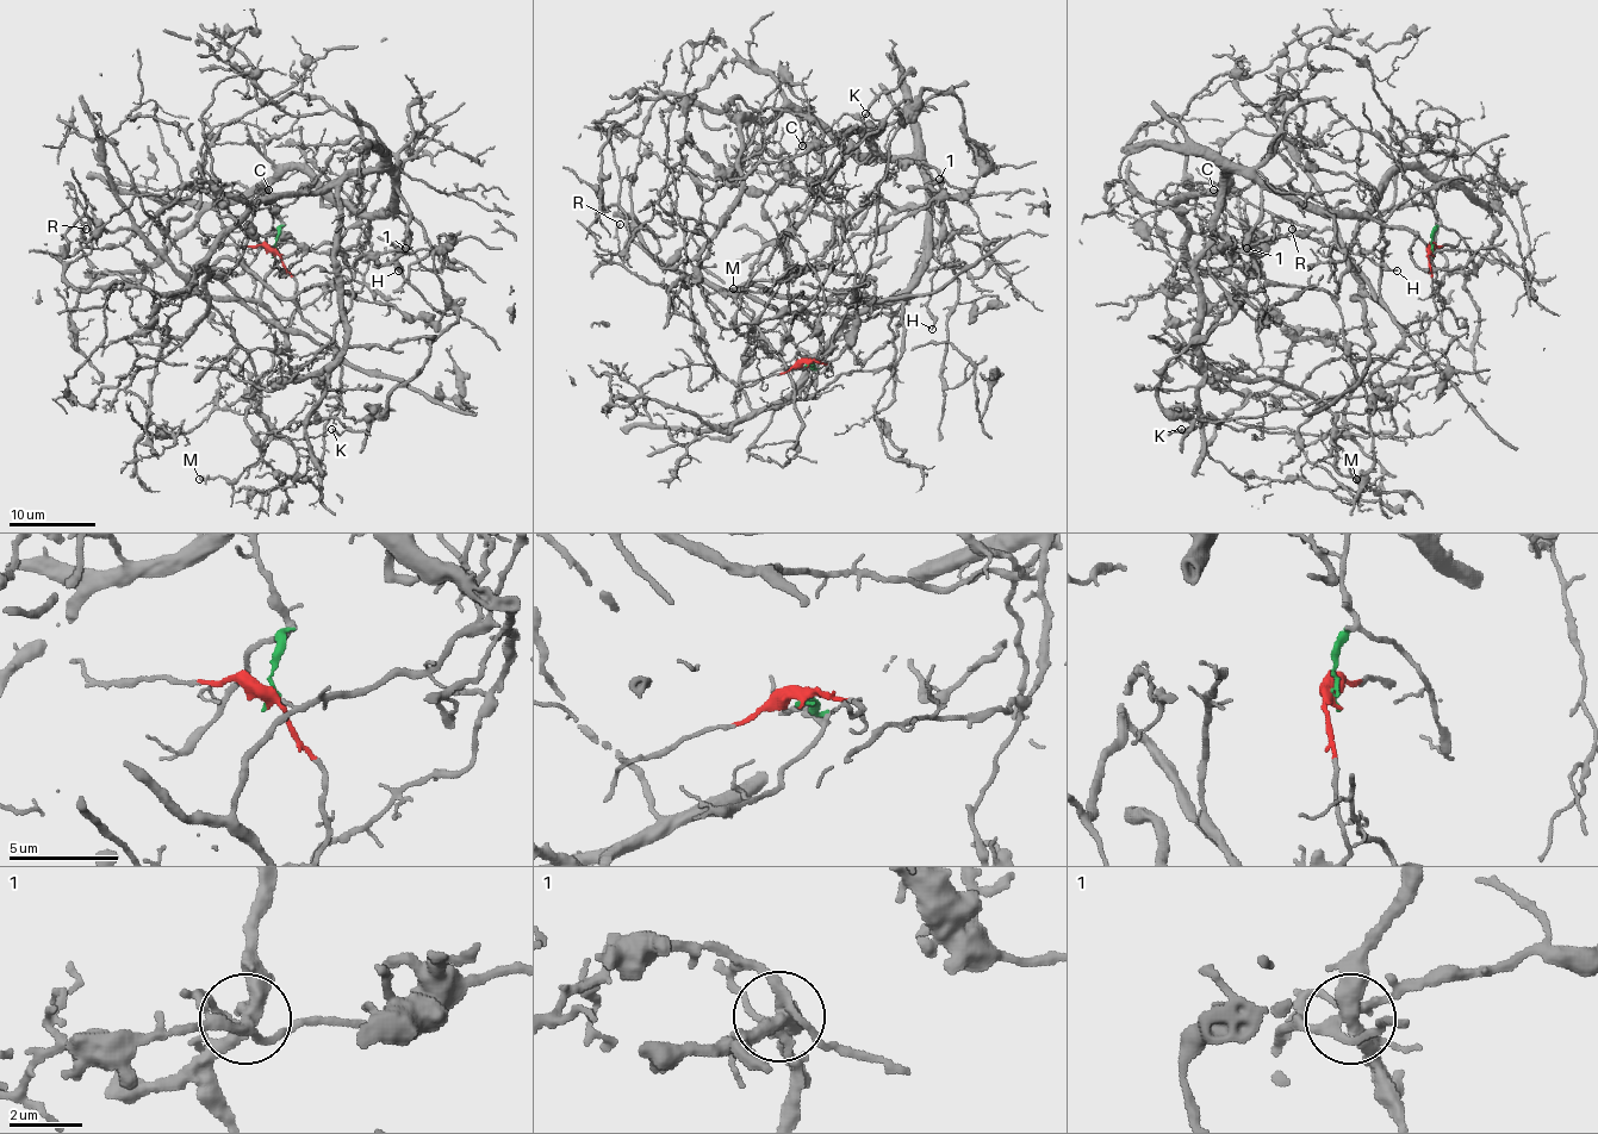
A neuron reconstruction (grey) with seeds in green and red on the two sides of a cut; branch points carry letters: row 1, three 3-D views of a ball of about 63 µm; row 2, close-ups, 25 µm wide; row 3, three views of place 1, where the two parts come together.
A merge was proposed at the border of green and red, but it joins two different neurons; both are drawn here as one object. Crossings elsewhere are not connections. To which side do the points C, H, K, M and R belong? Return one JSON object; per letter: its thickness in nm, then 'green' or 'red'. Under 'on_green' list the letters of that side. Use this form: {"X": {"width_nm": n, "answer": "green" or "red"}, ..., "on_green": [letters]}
{"C": {"width_nm": 110, "answer": "green"}, "H": {"width_nm": 190, "answer": "red"}, "K": {"width_nm": 180, "answer": "red"}, "M": {"width_nm": 300, "answer": "green"}, "R": {"width_nm": 160, "answer": "green"}, "on_green": ["C", "M", "R"]}

